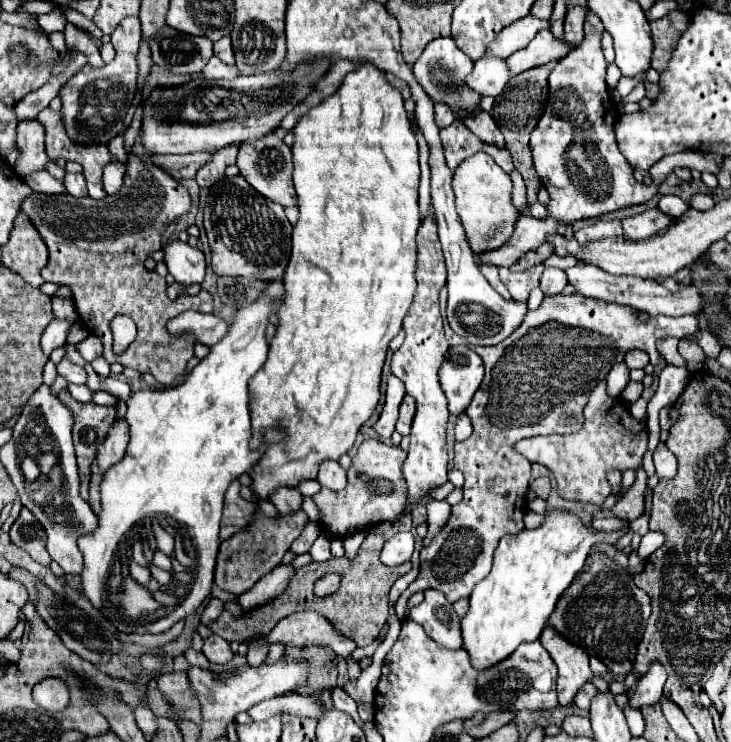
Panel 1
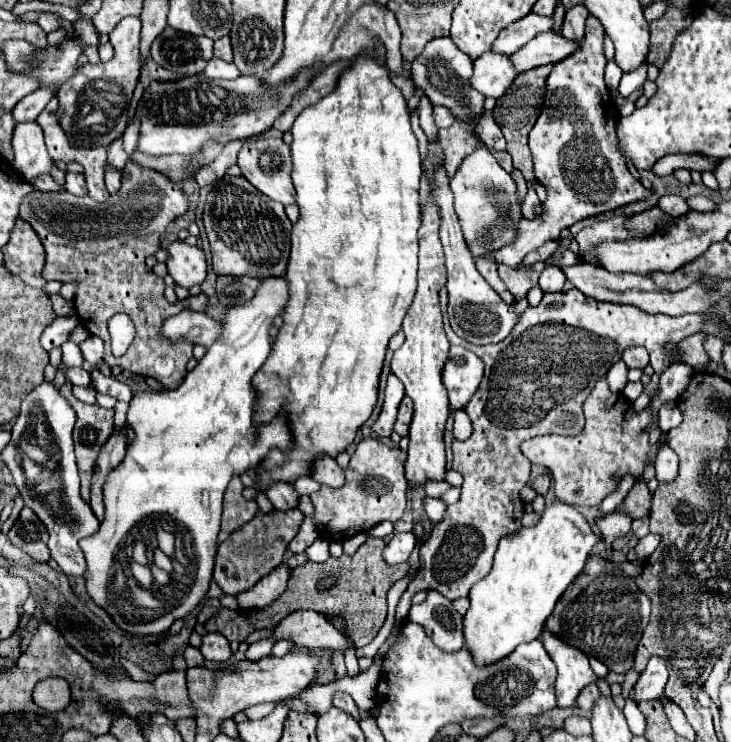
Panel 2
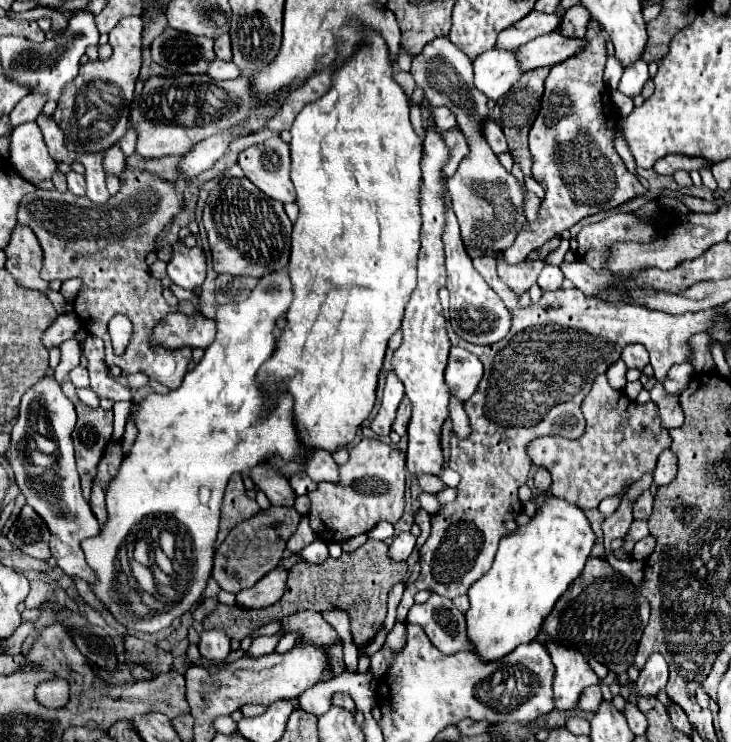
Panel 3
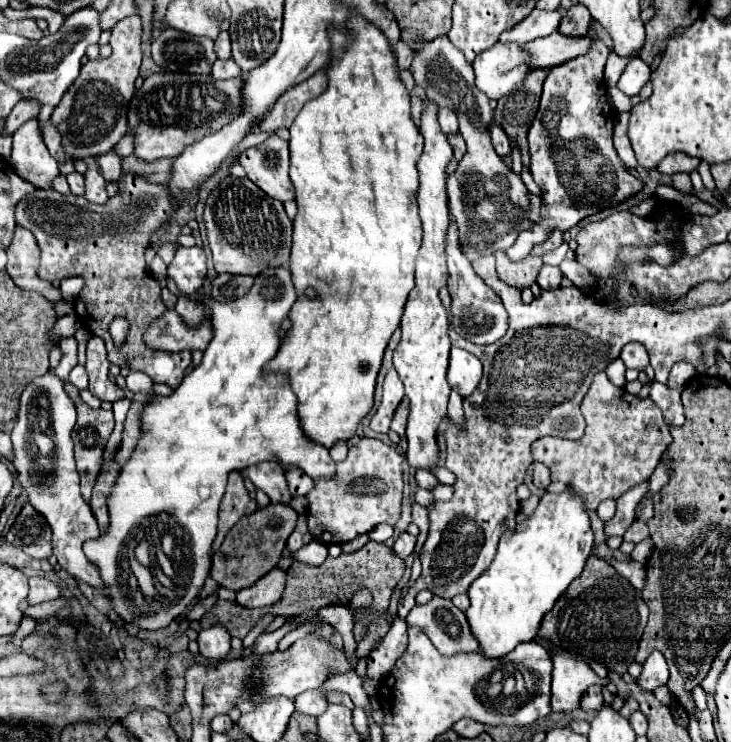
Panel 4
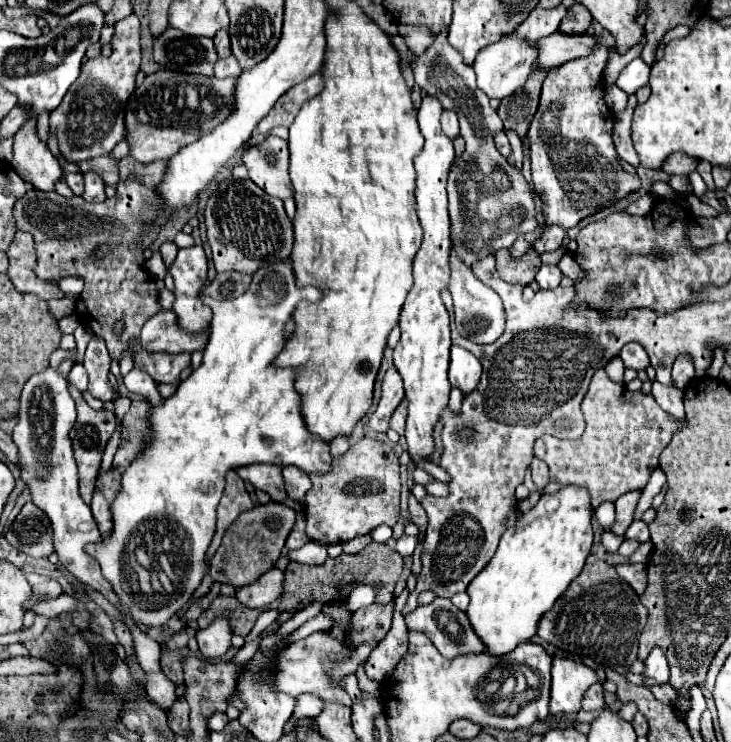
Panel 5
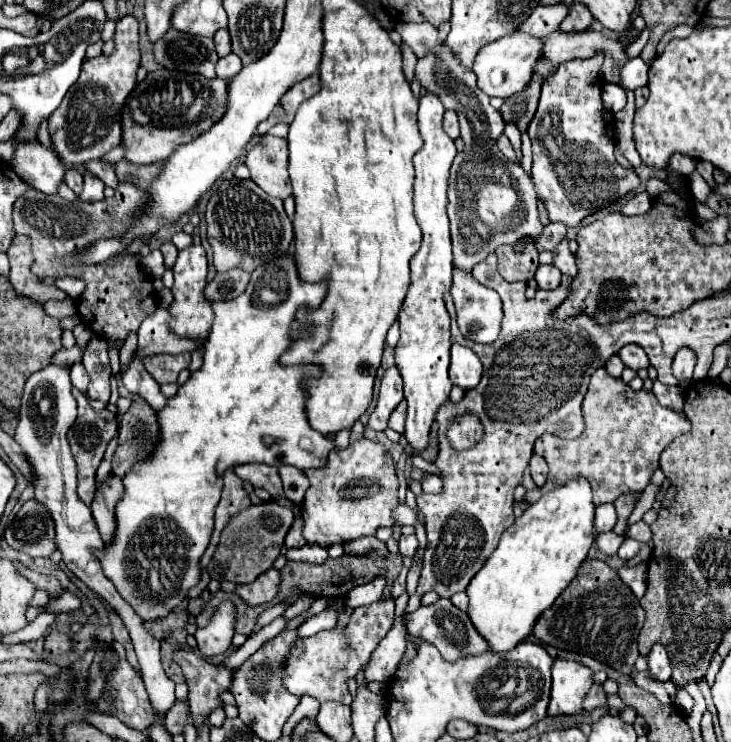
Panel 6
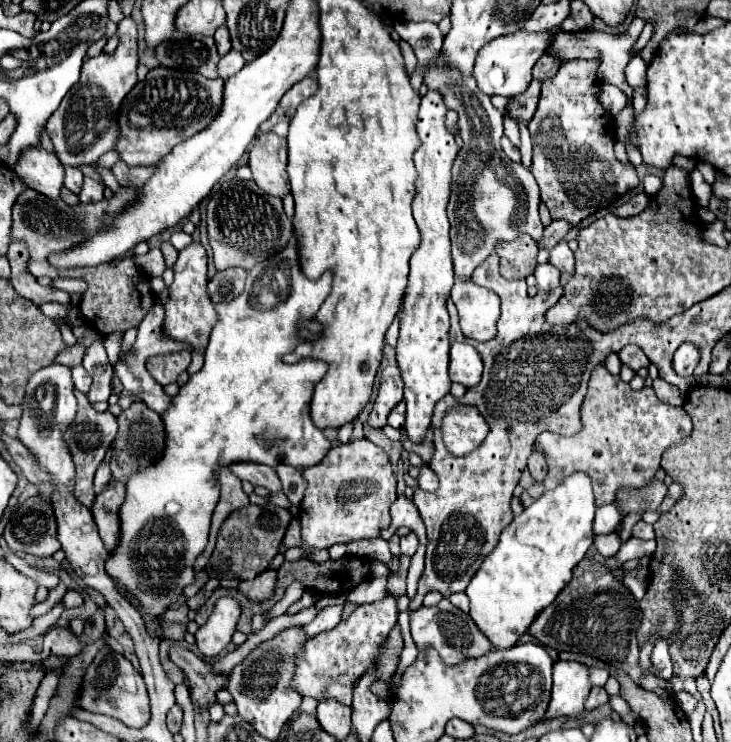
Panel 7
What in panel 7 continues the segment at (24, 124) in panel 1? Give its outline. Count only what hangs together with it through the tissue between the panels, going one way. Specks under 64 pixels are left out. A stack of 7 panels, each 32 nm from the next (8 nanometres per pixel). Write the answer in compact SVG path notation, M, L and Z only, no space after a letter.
M30 146L20 152L14 172L28 188L48 198L60 198L64 166L54 152L48 152L42 146Z

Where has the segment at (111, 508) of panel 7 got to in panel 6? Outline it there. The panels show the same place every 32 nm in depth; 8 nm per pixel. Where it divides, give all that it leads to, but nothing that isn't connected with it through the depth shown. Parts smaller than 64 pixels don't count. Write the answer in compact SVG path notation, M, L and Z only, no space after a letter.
M108 476L98 492L94 494L94 500L92 500L92 516L98 524L98 530L100 530L100 536L102 540L108 544L114 536L114 530L116 530L116 518L114 518L114 506L116 502L120 500L124 492L124 486L122 486L122 480L116 478L116 476Z

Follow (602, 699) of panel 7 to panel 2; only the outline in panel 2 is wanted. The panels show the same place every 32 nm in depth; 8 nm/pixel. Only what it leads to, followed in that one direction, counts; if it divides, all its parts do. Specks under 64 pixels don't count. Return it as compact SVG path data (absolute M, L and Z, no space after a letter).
M588 684L588 686L580 692L580 696L576 698L576 706L582 708L582 710L590 710L592 704L594 704L594 700L596 700L596 696L600 696L598 686L596 686L596 684Z

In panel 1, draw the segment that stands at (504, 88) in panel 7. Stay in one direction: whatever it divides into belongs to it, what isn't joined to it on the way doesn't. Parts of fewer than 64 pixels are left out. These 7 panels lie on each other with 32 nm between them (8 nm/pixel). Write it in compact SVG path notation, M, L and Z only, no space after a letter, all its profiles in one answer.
M482 56L480 60L474 62L472 76L468 76L468 80L464 80L464 84L482 96L494 98L506 88L508 80L510 80L510 72L508 72L508 66L504 60Z

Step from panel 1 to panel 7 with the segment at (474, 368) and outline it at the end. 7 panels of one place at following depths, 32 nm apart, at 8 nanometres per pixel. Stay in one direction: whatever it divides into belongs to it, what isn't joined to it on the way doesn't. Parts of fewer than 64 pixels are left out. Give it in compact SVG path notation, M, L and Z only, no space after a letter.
M452 344L450 348L450 380L472 388L480 382L482 360L470 344Z

